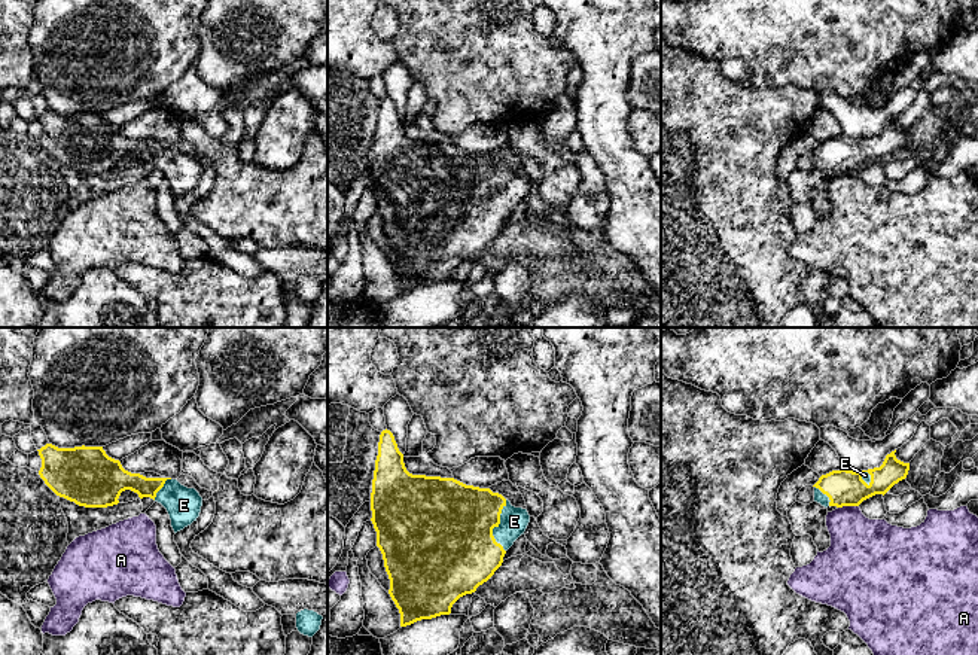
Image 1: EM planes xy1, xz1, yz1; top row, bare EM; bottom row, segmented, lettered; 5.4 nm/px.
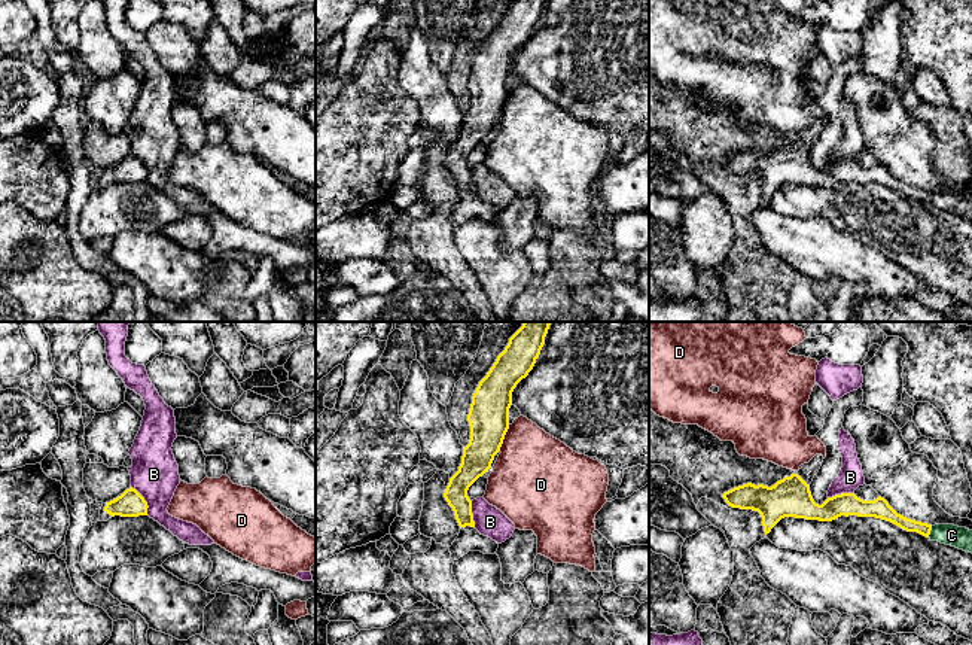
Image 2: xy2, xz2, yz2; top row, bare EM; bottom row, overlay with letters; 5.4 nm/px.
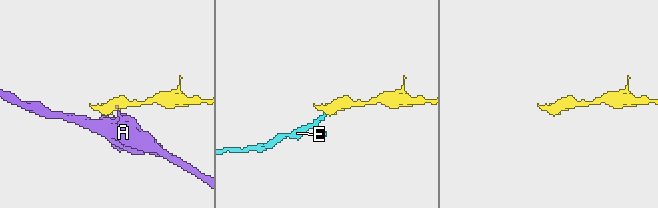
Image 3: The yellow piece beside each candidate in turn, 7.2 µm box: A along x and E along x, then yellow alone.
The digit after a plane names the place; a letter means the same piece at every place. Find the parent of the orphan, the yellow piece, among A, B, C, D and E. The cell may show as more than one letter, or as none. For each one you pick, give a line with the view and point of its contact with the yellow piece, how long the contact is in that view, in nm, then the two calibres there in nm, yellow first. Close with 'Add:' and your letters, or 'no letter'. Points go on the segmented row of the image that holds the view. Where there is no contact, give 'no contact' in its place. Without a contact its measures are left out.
C: contact yz2 (929, 532); length 70 nm; calibres 80 and 120 nm
E: contact xz1 (496, 526); length 280 nm; calibres 460 and 150 nm
Add: C, E

